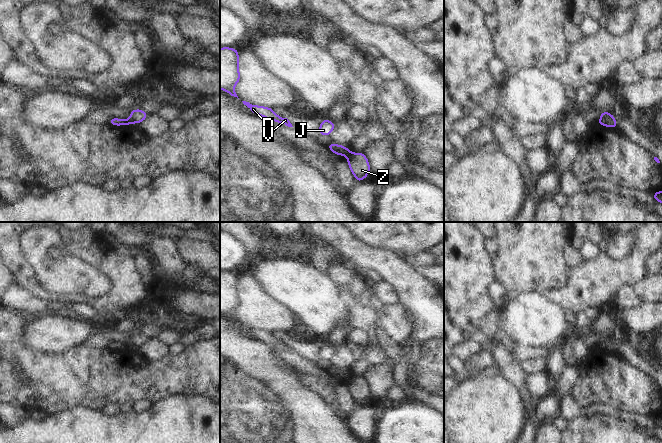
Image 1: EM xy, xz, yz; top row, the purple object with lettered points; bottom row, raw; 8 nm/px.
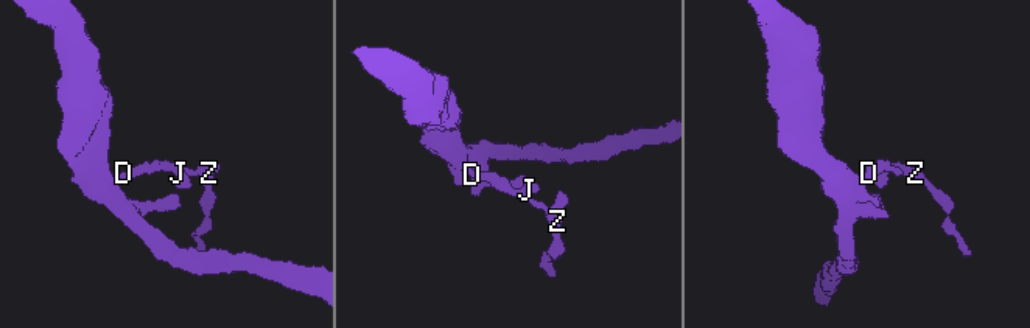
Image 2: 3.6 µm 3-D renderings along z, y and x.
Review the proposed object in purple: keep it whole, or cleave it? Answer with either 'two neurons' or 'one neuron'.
two neurons

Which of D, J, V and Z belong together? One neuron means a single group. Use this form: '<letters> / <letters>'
D J V / Z

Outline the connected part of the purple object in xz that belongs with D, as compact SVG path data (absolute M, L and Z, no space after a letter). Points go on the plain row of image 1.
M242 325L242 326L255 339L261 340L261 341L263 341L267 344L271 344L273 346L279 346L280 349L286 349L288 351L293 351L287 342L283 342L283 341L279 340L278 338L276 338L273 335L273 332L271 332L271 331L260 330L260 329L252 329L246 325Z

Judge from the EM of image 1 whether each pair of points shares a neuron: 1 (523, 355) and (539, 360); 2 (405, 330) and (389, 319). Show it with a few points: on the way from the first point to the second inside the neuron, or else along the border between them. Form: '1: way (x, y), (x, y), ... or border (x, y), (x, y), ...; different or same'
1: way (527, 357), (535, 360); same
2: way (401, 330), (393, 322); same

